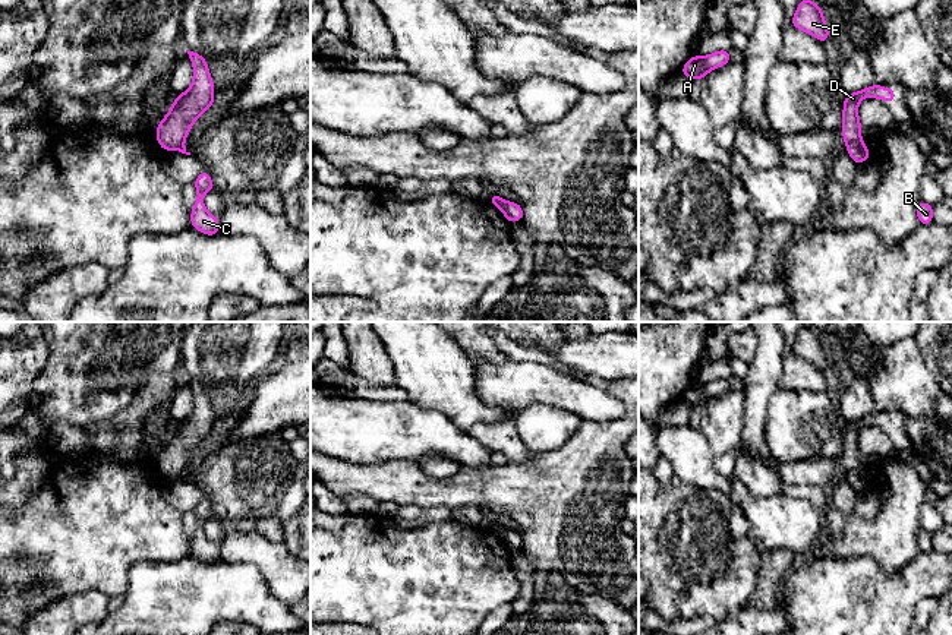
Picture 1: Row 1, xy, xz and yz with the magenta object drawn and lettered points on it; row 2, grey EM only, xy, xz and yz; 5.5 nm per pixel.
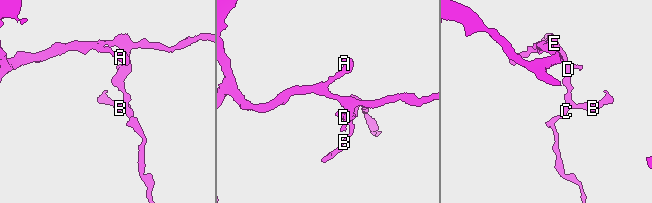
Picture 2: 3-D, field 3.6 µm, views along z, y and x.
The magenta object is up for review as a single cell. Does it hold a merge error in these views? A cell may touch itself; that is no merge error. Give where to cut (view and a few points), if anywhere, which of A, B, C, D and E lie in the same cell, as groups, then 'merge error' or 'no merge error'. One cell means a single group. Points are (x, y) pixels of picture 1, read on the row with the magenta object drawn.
yz (860, 139), (847, 145) | A D E / B C | merge error

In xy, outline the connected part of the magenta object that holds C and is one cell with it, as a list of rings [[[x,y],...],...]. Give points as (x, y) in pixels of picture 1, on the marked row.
[[[207,170],[202,171],[195,179],[193,184],[196,187],[198,198],[190,212],[190,225],[202,234],[215,236],[220,233],[218,218],[209,214],[204,205],[204,196],[214,190],[209,173]]]

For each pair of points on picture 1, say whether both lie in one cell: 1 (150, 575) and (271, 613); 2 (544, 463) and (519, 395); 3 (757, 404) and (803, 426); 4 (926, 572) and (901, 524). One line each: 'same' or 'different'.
1: same
2: different
3: different
4: different

